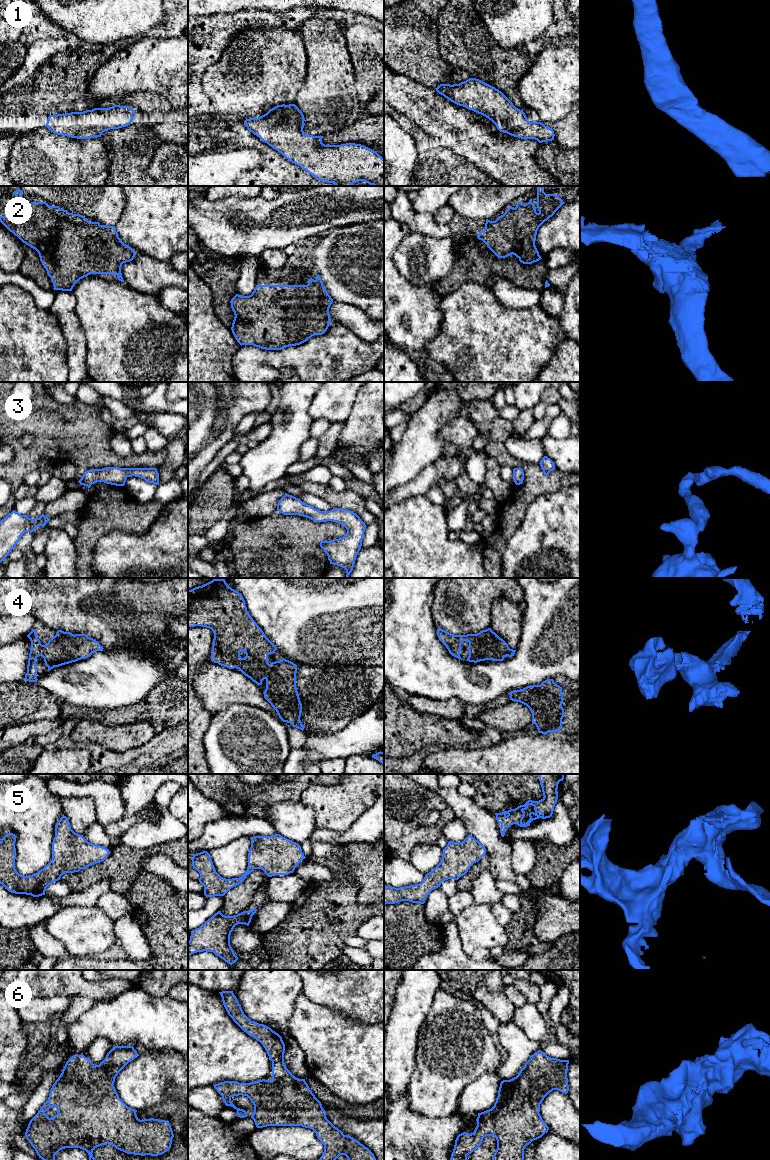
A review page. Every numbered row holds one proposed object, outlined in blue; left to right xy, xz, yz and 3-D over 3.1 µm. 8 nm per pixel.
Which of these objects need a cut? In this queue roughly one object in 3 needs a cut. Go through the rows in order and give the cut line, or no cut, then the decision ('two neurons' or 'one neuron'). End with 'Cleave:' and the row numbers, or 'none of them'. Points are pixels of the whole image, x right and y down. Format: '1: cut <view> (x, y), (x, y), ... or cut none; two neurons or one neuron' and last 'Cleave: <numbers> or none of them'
1: cut none; one neuron
2: cut none; one neuron
3: cut none; one neuron
4: cut none; one neuron
5: cut none; one neuron
6: cut none; one neuron
Cleave: none of them

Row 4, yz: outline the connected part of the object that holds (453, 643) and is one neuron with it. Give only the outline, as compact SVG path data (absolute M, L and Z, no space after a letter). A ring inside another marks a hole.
M491 628L482 630L477 634L467 635L454 635L443 629L437 629L437 636L449 653L461 660L463 660L460 657L461 645L463 641L467 641L469 643L469 656L466 661L469 662L503 661L506 656L512 657L516 652L516 650L510 649L508 644Z

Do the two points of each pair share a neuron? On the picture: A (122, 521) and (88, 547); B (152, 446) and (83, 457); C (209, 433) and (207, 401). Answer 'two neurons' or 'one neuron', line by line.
A: one neuron
B: two neurons
C: one neuron

